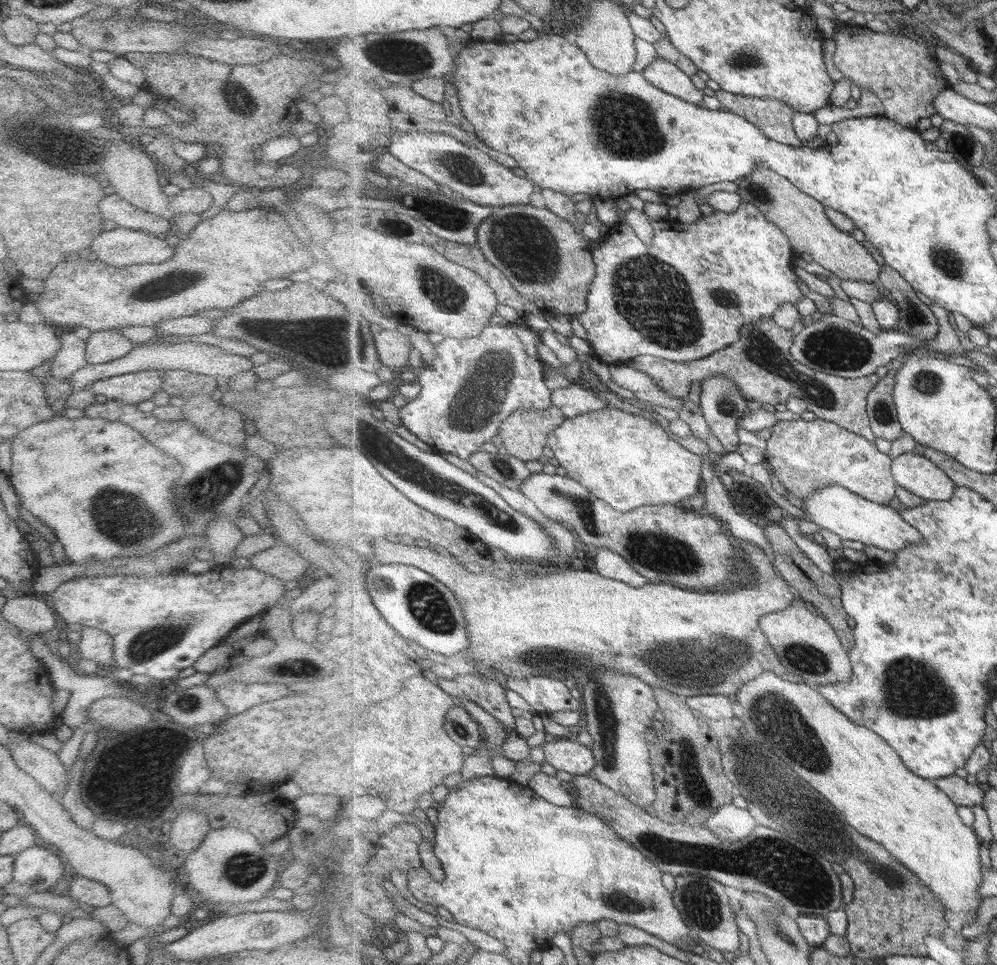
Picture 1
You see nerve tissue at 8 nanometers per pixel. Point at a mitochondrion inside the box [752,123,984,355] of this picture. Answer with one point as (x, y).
(943, 257)

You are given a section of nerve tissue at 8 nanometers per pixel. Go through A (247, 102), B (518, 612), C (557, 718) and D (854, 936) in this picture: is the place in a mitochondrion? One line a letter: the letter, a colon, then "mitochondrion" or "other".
A: other
B: other
C: other
D: other

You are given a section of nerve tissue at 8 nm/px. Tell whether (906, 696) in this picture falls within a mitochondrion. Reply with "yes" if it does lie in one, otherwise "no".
yes

